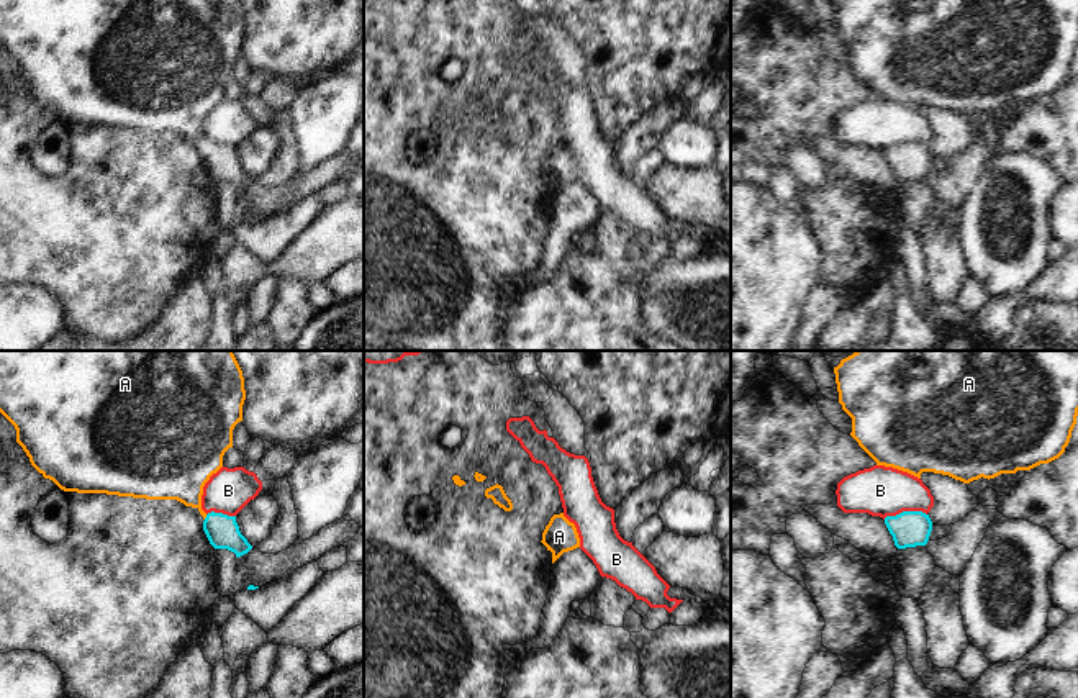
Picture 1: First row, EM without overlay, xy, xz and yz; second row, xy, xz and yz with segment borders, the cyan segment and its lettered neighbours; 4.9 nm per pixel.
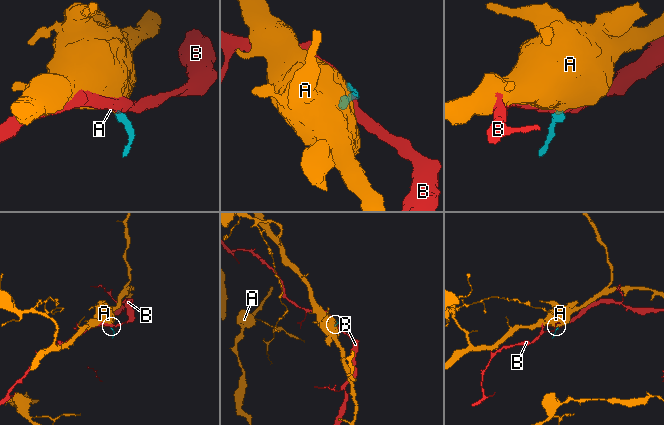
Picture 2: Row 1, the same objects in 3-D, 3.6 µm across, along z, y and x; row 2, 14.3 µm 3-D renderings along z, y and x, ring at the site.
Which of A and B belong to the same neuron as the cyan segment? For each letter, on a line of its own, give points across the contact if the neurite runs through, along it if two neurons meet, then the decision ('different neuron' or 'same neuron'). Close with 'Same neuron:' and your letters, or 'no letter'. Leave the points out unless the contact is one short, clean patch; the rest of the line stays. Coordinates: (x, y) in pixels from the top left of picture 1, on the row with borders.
A: runs through xy (223, 533), (207, 516), (179, 474); same neuron
B: border along yz (926, 513), (900, 512), (883, 518); different neuron
Same neuron: A

